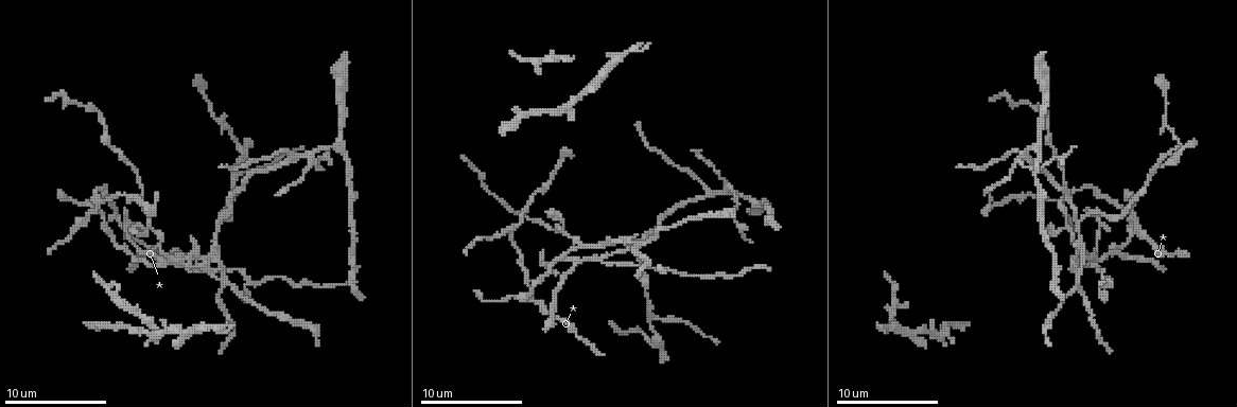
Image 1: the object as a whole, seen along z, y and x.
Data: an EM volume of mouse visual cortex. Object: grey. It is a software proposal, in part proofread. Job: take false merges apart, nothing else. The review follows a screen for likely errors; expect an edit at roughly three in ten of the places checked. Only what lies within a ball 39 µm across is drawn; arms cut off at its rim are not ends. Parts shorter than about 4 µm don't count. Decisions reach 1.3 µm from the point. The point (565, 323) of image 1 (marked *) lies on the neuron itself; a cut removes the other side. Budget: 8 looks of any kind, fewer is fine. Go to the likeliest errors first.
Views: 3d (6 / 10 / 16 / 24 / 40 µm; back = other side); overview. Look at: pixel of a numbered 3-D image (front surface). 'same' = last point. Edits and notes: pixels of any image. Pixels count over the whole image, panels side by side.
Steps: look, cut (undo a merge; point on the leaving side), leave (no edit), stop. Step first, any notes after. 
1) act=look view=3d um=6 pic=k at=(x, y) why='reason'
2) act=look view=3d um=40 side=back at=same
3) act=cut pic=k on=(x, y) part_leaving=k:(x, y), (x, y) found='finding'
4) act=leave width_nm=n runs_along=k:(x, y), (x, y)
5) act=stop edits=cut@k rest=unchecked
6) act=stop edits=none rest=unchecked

act=look view=3d um=6 pic=1 at=(580, 261) why='arms run side by side'

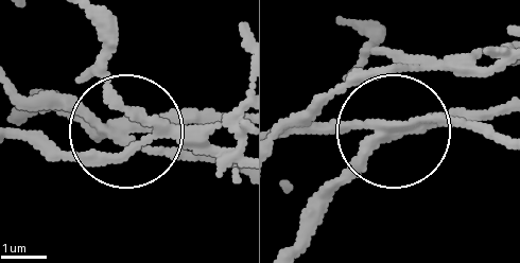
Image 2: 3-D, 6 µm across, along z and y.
act=look view=3d um=6 side=back pic=2 at=(397, 125)

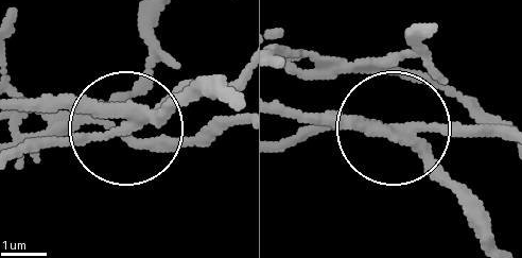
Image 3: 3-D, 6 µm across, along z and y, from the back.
act=cut pic=3 on=(470, 133) side_arm_um=9 part_leaving=3:(134, 125), (12, 159) found='two neurons meet here'

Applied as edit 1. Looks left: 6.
act=look view=3d um=6 pic=1 at=(225, 278) why='four arms meet'

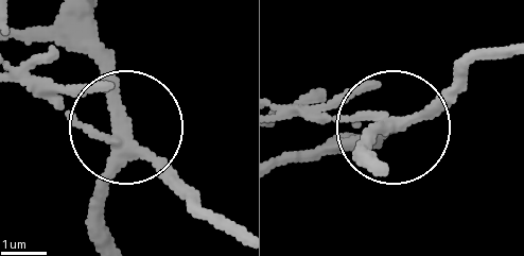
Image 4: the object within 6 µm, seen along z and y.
act=look view=3d um=6 side=back pic=4 at=(395, 124) why='other side'

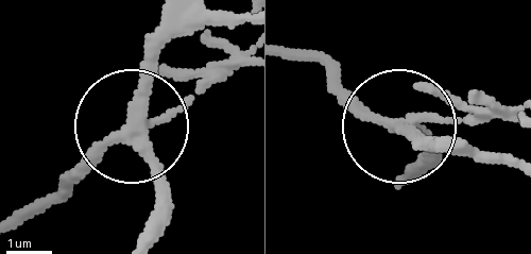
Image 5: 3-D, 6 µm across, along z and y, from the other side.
act=cut pic=5 on=(174, 74) width_nm=250 part_leaving=5:(140, 129), (240, 64) found='a second neuron is stuck on'

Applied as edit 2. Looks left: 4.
act=look view=3d um=10 pic=1 at=(311, 153) why='small branch off a trunk'

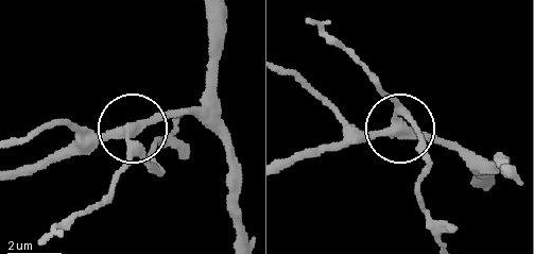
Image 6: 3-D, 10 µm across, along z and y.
act=look view=3d um=6 pic=6 at=(399, 119)

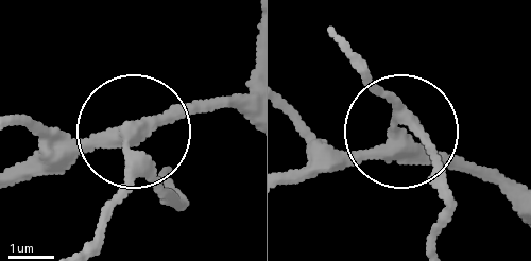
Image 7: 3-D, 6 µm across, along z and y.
act=cut pic=7 on=(160, 196) width_nm=330 part_leaving=7:(131, 140), (146, 183), (180, 205), (169, 178) found='two neurons meet here'

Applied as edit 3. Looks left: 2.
act=look view=3d um=10 pic=1 at=(1080, 220) why='a fork'

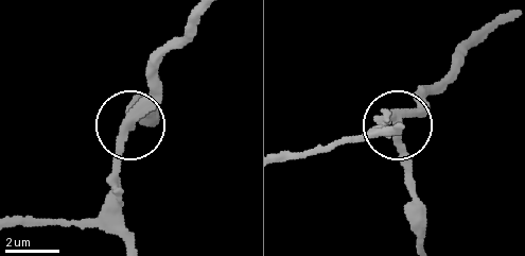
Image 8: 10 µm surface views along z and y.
act=leave arms=3 runs_along=8:(282, 160), (357, 140), (379, 121), (392, 121), (410, 174) found='one neuron here'

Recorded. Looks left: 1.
act=stop edits=cut@3,cut@5,cut@7 rest=unchecked

